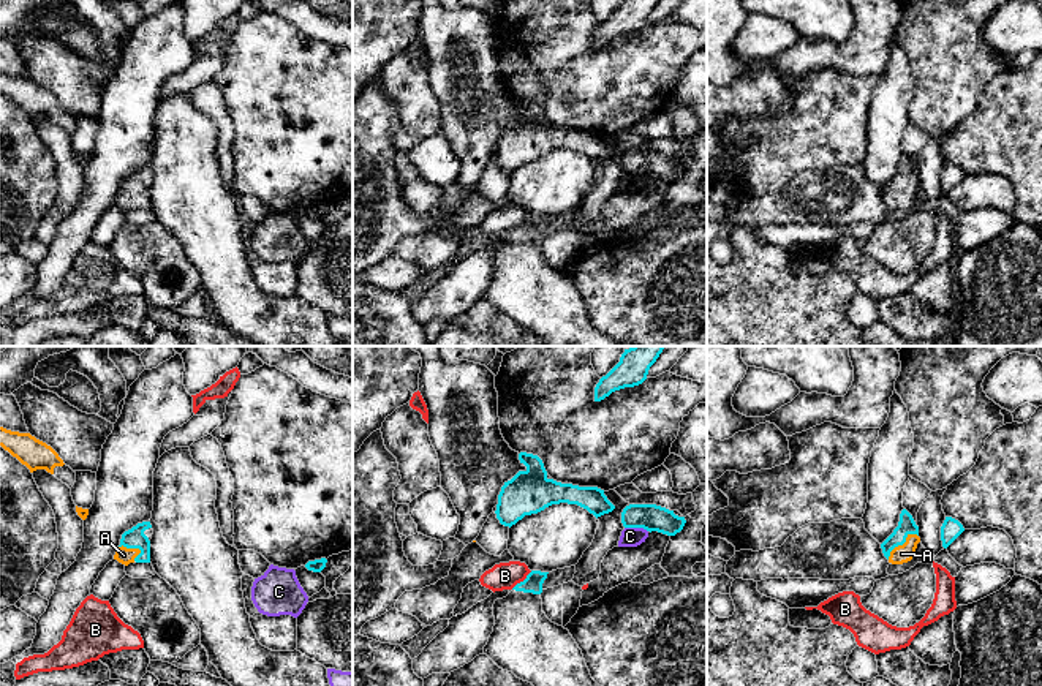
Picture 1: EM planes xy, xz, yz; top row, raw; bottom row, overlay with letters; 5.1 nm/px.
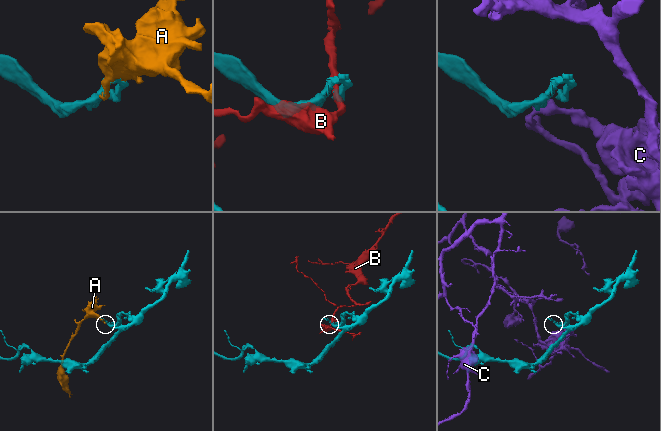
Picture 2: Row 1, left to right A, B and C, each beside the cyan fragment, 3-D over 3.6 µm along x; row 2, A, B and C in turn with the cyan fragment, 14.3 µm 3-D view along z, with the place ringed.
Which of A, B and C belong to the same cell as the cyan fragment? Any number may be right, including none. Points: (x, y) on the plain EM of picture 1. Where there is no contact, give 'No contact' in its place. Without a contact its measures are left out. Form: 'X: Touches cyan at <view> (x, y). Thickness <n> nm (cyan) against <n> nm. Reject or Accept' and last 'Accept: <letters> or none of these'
A: Touches cyan at yz (902, 190). Thickness 90 nm (cyan) against 90 nm. Accept
B: Touches cyan at xz (520, 228). Thickness 100 nm (cyan) against 140 nm. Reject
C: Touches cyan at xz (636, 173). Thickness 140 nm (cyan) against 100 nm. Reject
Accept: A

